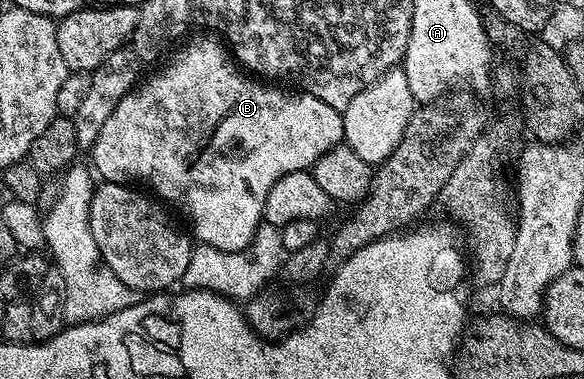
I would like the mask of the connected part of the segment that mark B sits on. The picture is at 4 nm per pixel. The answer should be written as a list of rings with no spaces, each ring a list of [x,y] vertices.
[[[205,34],[202,40],[191,41],[162,72],[155,73],[156,71],[154,71],[148,79],[138,83],[132,92],[126,94],[123,102],[119,102],[119,106],[115,106],[115,111],[111,113],[111,118],[107,118],[107,123],[103,125],[103,130],[99,130],[99,138],[91,146],[94,164],[92,164],[92,167],[100,179],[102,176],[103,179],[110,180],[113,183],[110,185],[113,186],[128,185],[125,184],[128,180],[142,180],[143,183],[150,184],[154,188],[152,191],[166,205],[174,204],[189,219],[189,224],[193,227],[194,232],[192,232],[192,235],[200,243],[207,246],[215,246],[215,250],[238,252],[247,247],[255,238],[257,228],[263,222],[265,203],[267,202],[267,194],[271,190],[271,186],[275,186],[275,182],[279,178],[283,178],[283,174],[312,169],[313,164],[320,156],[327,154],[327,150],[336,148],[338,144],[344,141],[345,131],[343,130],[343,122],[341,121],[341,112],[338,109],[327,106],[327,102],[319,102],[319,98],[315,98],[306,92],[300,90],[285,90],[289,92],[280,92],[277,89],[280,87],[270,86],[268,83],[262,82],[252,75],[243,74],[236,59],[231,55],[230,49],[220,39],[217,39],[217,41],[212,40],[212,38],[217,39],[212,35]]]

